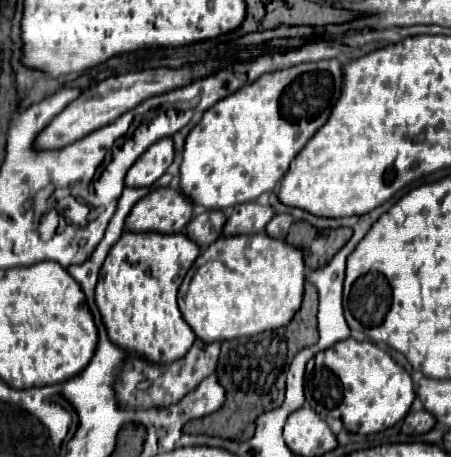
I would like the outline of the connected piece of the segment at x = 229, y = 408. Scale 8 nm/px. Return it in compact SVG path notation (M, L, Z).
M307 282L305 284L305 296L301 310L293 316L293 320L277 330L267 330L263 334L247 336L247 338L235 338L225 340L221 344L221 356L217 364L217 378L221 386L227 392L227 400L221 406L221 410L213 412L211 416L205 416L201 420L193 420L192 424L186 423L183 432L188 434L209 434L209 436L223 436L229 440L249 440L255 432L255 420L273 408L279 408L285 400L285 376L289 370L289 364L293 362L295 354L319 340L317 334L317 304L319 304L319 292L317 288Z

